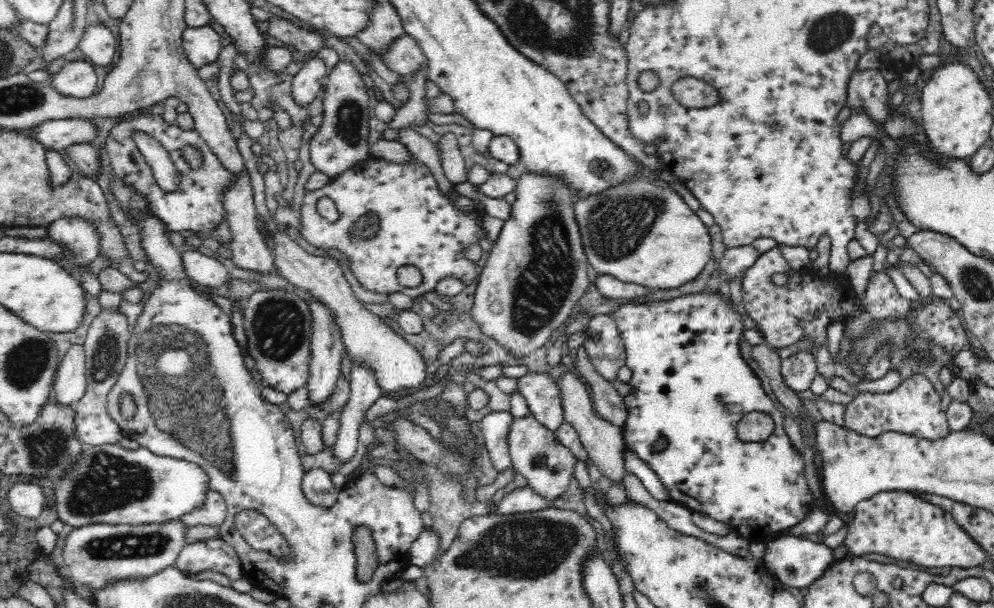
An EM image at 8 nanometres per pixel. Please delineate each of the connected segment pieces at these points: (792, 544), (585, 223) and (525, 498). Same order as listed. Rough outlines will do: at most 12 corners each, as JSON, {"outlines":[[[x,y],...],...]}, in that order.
{"outlines":[[[781,533],[760,561],[783,587],[804,591],[835,560],[832,549]],[[659,180],[574,205],[598,275],[694,280],[709,229]],[[529,486],[506,494],[492,512],[498,516],[550,508],[552,500]]]}

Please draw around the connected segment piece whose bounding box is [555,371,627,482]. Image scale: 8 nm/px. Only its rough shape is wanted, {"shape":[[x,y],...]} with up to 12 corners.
{"shape":[[586,382],[555,383],[565,422],[602,474],[624,479],[623,429],[595,415]]}

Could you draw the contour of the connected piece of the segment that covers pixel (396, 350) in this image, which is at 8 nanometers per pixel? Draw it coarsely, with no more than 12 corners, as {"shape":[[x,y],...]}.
{"shape":[[264,238],[280,275],[328,309],[382,397],[430,382],[420,351],[363,307],[334,258]]}

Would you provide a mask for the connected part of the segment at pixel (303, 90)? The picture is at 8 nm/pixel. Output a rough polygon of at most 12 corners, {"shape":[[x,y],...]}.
{"shape":[[315,55],[291,84],[296,106],[316,100],[329,72]]}

